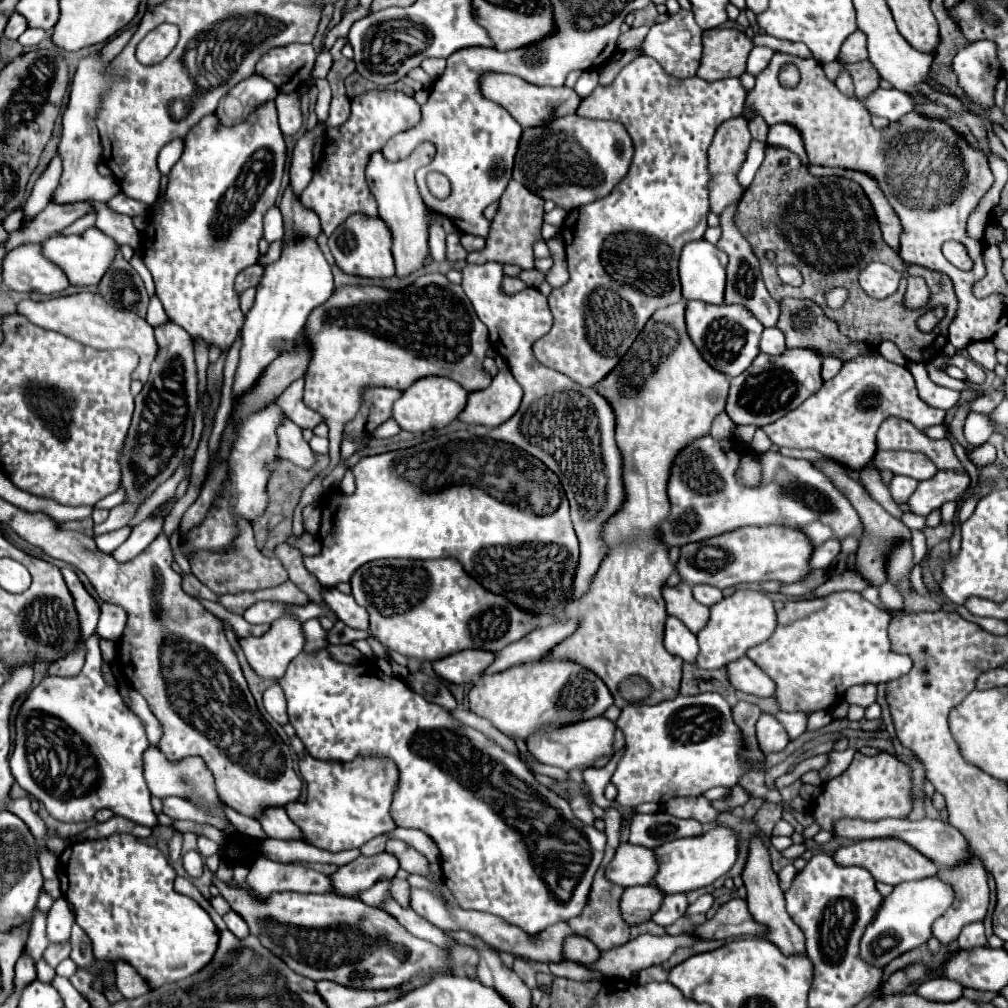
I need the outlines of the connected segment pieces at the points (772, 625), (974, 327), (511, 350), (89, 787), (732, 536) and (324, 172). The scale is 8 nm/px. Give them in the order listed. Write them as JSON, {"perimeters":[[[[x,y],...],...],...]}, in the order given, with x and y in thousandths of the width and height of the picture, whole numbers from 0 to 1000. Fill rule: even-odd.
{"perimeters":[[[[730,585],[726,591],[716,593],[716,597],[704,603],[704,617],[692,627],[692,661],[700,665],[718,663],[724,657],[736,653],[740,645],[760,637],[770,625],[770,603],[768,597],[752,585]]],[[[768,54],[762,67],[750,75],[750,85],[740,95],[740,107],[750,115],[756,115],[762,125],[788,123],[796,133],[804,163],[857,171],[873,183],[895,222],[891,254],[901,264],[911,262],[938,272],[946,282],[950,312],[946,313],[946,319],[942,319],[940,337],[948,347],[954,347],[968,337],[980,337],[988,331],[990,319],[996,312],[996,294],[983,292],[972,297],[964,292],[966,280],[976,274],[976,242],[958,234],[960,212],[986,181],[978,155],[962,147],[937,119],[923,119],[909,111],[899,113],[877,129],[865,127],[857,105],[849,97],[831,91],[831,87],[817,75],[813,62],[806,58],[798,60],[782,54]],[[778,63],[788,63],[794,69],[794,81],[788,87],[780,87],[772,81]],[[938,238],[948,238],[958,244],[960,254],[966,260],[964,268],[950,268],[937,256],[935,242]]],[[[482,260],[482,262],[462,262],[458,268],[458,286],[465,296],[474,315],[486,327],[486,339],[488,345],[504,359],[506,369],[510,371],[512,379],[520,387],[518,401],[514,409],[502,417],[498,423],[492,423],[486,427],[486,433],[496,438],[508,438],[510,442],[522,446],[524,450],[536,454],[558,478],[560,488],[565,496],[565,506],[567,506],[567,520],[575,536],[575,558],[569,573],[569,597],[583,585],[583,577],[589,571],[597,550],[601,544],[597,542],[595,530],[597,530],[597,520],[605,510],[609,510],[619,496],[619,484],[617,484],[617,454],[613,448],[613,442],[609,438],[609,409],[605,401],[587,385],[577,385],[563,373],[538,363],[530,351],[528,351],[528,341],[538,335],[546,325],[548,325],[548,310],[544,306],[542,294],[532,288],[532,286],[522,286],[514,292],[502,292],[498,288],[498,276],[500,276],[500,264],[496,260]]],[[[91,629],[83,641],[85,659],[77,671],[44,673],[24,694],[16,710],[16,740],[10,752],[10,764],[16,776],[36,794],[40,794],[48,808],[60,815],[87,815],[93,812],[95,804],[109,802],[115,810],[155,821],[157,810],[151,804],[151,788],[141,768],[141,746],[147,742],[143,720],[123,700],[117,685],[107,681],[101,673],[99,631]]],[[[740,522],[708,534],[700,534],[700,538],[687,538],[677,542],[671,567],[685,581],[704,579],[714,585],[738,577],[774,575],[786,579],[804,567],[804,550],[806,540],[792,526],[778,522]]],[[[363,89],[349,99],[349,113],[347,117],[331,129],[325,129],[321,139],[321,155],[312,165],[312,175],[308,183],[300,190],[302,204],[310,206],[317,218],[319,228],[327,234],[333,224],[337,224],[347,212],[357,210],[365,214],[373,214],[373,198],[365,188],[361,167],[369,151],[377,149],[385,137],[391,133],[405,129],[417,119],[417,105],[415,101],[397,91],[397,89]]]]}

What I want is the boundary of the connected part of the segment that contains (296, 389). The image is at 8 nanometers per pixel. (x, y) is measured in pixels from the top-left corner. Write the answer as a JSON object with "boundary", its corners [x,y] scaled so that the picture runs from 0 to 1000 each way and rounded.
{"boundary":[[[302,375],[292,377],[276,395],[276,403],[280,403],[280,409],[292,417],[298,425],[312,425],[313,421],[319,419],[319,413],[313,411],[312,407],[308,407],[302,399],[300,399],[300,383],[302,383]]]}

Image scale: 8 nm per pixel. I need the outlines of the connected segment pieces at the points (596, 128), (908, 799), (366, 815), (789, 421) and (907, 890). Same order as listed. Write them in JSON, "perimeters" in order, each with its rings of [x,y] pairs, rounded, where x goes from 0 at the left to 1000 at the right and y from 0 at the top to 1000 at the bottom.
{"perimeters":[[[[565,113],[565,115],[550,117],[538,125],[520,127],[514,143],[514,153],[510,157],[508,177],[518,181],[524,188],[534,192],[536,196],[548,198],[552,204],[560,208],[569,208],[577,202],[585,202],[589,198],[603,194],[607,187],[621,175],[627,153],[629,153],[627,139],[615,121],[599,121],[599,119],[575,117],[573,113]]],[[[849,746],[841,764],[815,778],[815,786],[808,794],[808,815],[825,825],[825,819],[833,812],[853,812],[871,815],[877,812],[901,812],[905,806],[905,762],[885,748],[857,750]]],[[[308,748],[298,752],[298,766],[306,778],[304,796],[290,796],[282,802],[304,827],[304,835],[327,845],[357,841],[367,831],[381,827],[393,817],[385,804],[395,776],[395,762],[383,752],[353,752],[349,756],[321,756]]],[[[855,353],[841,357],[835,367],[825,377],[817,379],[796,403],[784,407],[784,411],[776,413],[772,419],[760,421],[756,427],[770,442],[819,448],[821,454],[837,464],[855,466],[869,450],[869,429],[881,413],[903,417],[911,427],[937,419],[937,407],[925,405],[913,397],[907,373],[901,365],[881,359],[875,353]]],[[[929,869],[907,873],[907,875],[895,875],[887,879],[885,887],[877,891],[869,911],[861,917],[855,929],[853,950],[863,958],[877,960],[889,948],[915,938],[925,929],[927,913],[938,905],[944,893],[946,893],[944,881],[938,879],[935,873],[931,873]]]]}

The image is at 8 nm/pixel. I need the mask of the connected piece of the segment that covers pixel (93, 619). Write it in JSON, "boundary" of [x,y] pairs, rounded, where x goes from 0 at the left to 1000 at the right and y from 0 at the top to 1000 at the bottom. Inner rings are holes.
{"boundary":[[[62,563],[62,569],[63,569],[63,575],[65,575],[65,579],[67,579],[67,585],[69,585],[71,591],[73,591],[75,605],[77,605],[77,609],[79,609],[81,631],[87,633],[87,631],[95,625],[95,617],[97,617],[97,611],[99,611],[99,601],[97,601],[97,597],[87,589],[87,585],[83,583],[83,579],[79,577],[77,569],[75,569],[71,563]]]}

